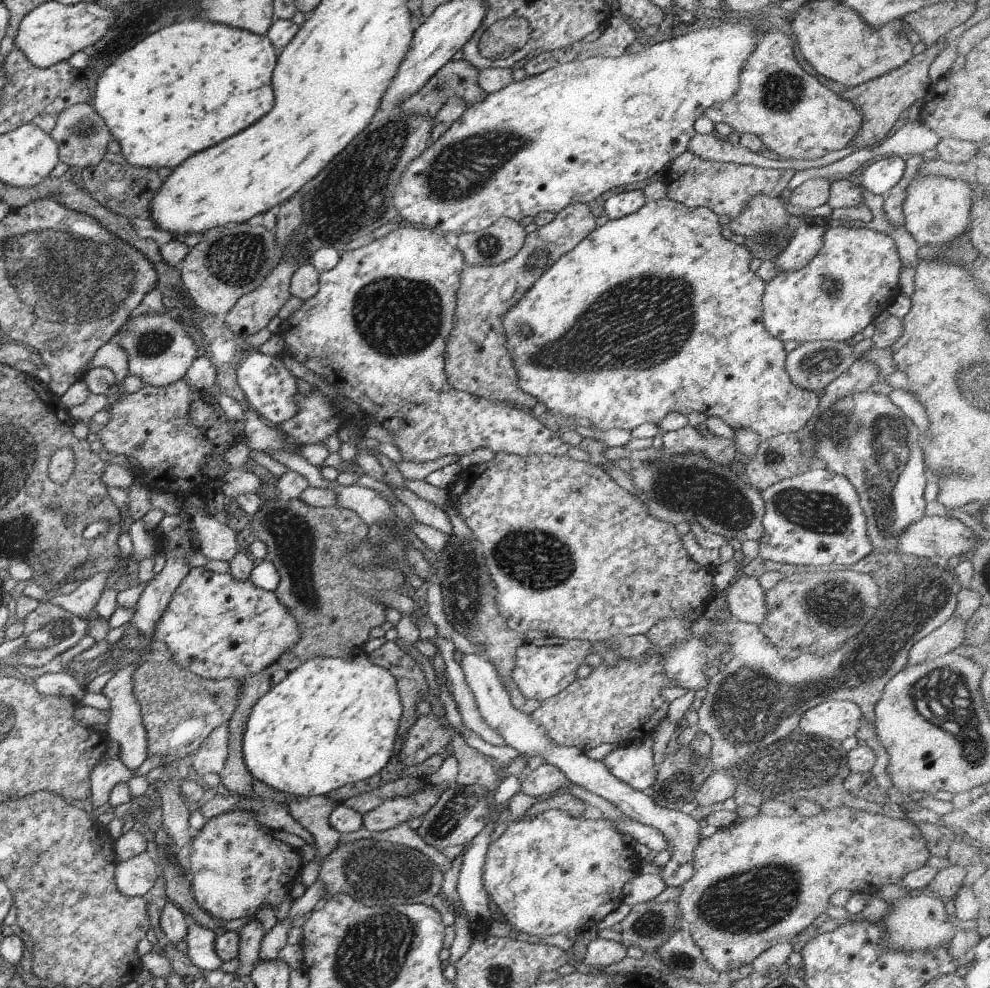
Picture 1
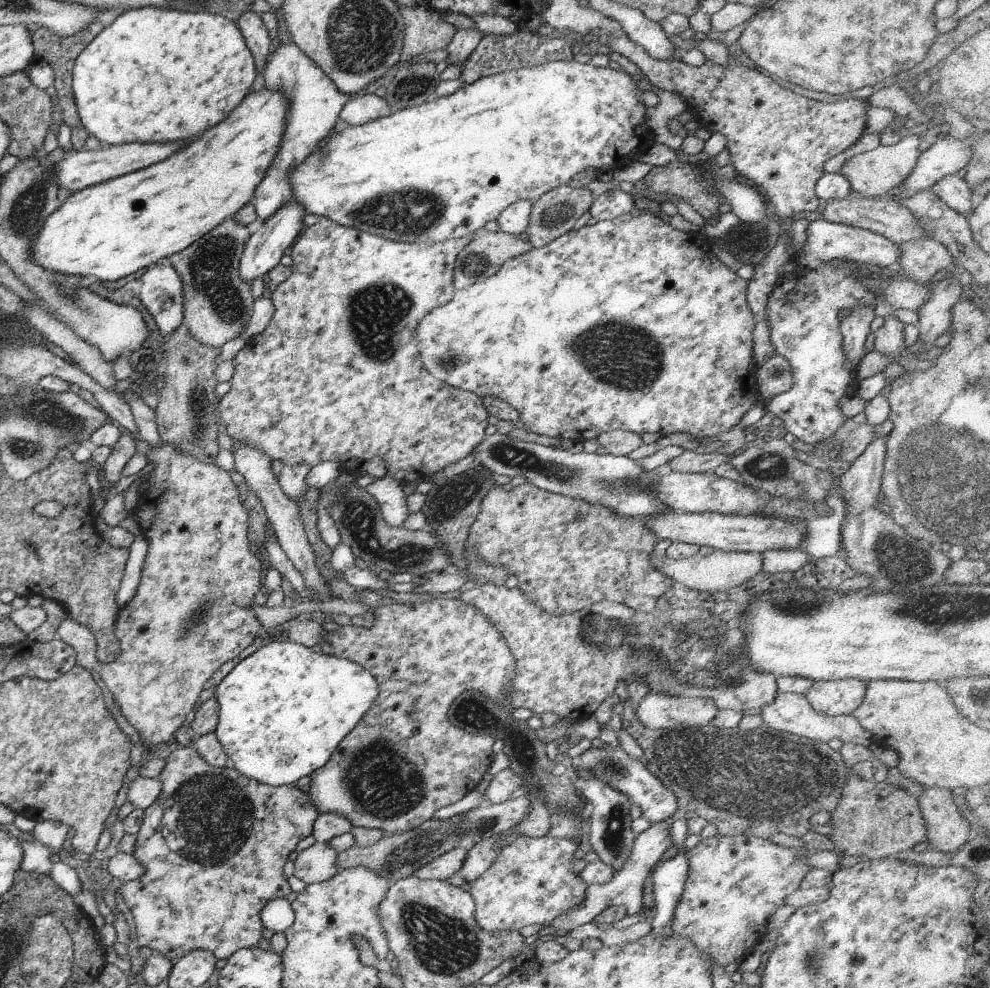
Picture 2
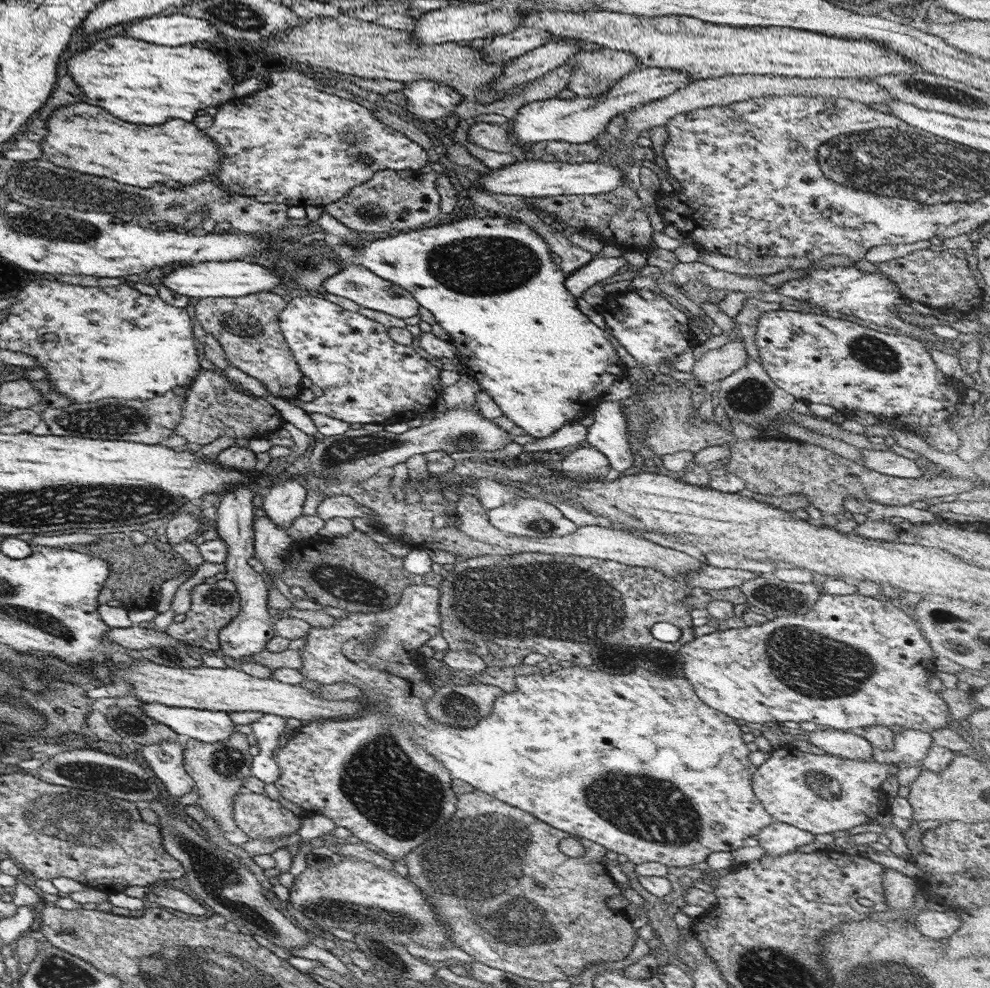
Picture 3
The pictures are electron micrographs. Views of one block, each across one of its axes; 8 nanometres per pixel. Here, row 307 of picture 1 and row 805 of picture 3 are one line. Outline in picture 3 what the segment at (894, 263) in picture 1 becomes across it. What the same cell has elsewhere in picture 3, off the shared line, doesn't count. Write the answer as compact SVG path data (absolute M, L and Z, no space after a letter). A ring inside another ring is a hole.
M784 744L769 753L767 760L753 771L752 791L755 798L763 805L772 820L783 822L811 834L827 834L849 830L876 820L876 817L889 812L888 796L881 789L881 784L897 774L899 768L890 764L873 761L861 761L840 756L816 755L801 752L791 744Z

